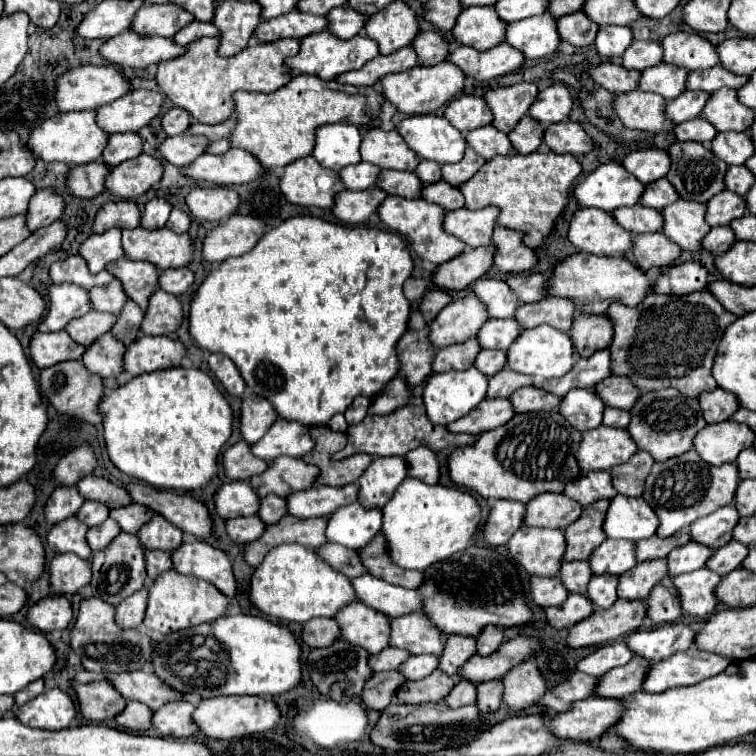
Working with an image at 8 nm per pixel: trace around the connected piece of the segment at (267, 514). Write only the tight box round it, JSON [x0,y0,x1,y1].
[257,496,287,524]

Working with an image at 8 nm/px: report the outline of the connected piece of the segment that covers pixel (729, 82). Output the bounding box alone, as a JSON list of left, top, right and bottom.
[687,66,749,92]

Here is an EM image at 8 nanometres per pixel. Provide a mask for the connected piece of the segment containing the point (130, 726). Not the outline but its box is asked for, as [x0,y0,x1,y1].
[115,702,153,732]

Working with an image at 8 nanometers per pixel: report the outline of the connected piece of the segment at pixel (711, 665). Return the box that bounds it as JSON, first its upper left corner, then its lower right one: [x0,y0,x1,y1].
[641,646,731,692]

